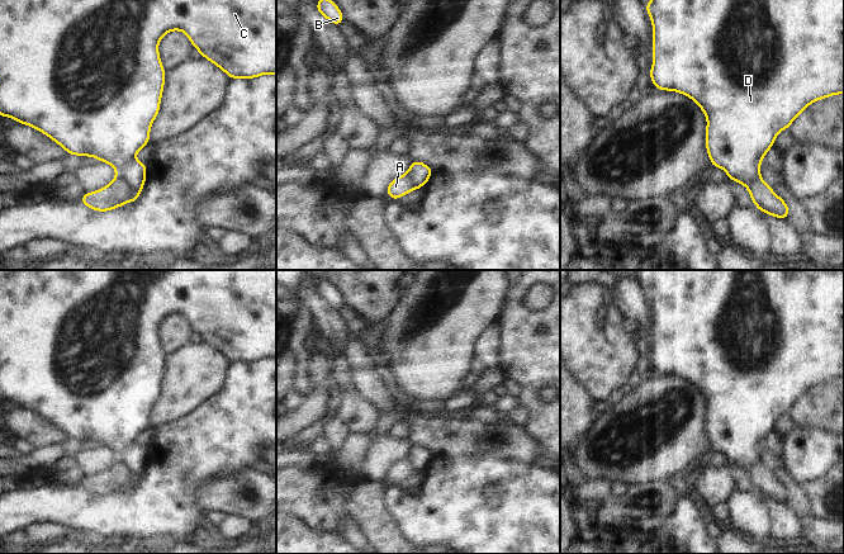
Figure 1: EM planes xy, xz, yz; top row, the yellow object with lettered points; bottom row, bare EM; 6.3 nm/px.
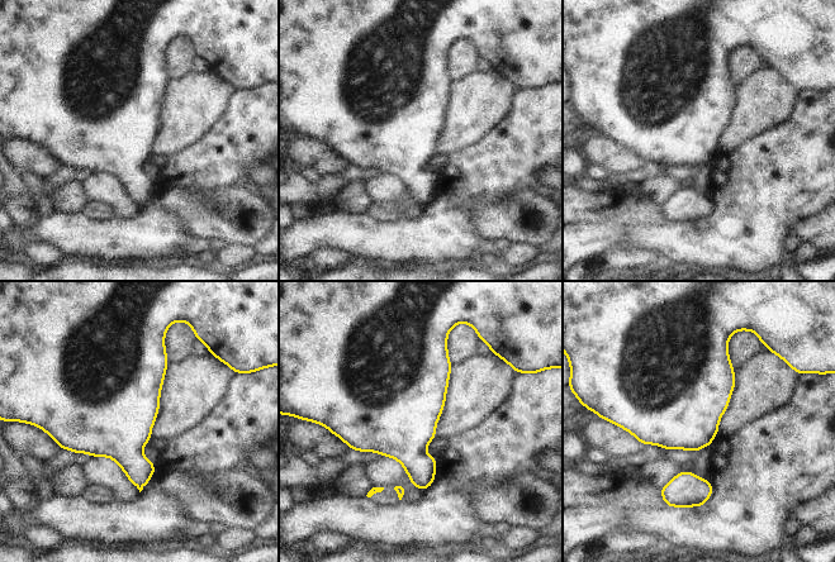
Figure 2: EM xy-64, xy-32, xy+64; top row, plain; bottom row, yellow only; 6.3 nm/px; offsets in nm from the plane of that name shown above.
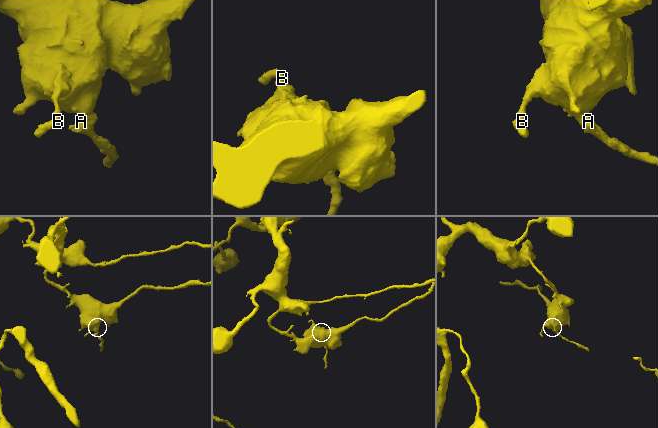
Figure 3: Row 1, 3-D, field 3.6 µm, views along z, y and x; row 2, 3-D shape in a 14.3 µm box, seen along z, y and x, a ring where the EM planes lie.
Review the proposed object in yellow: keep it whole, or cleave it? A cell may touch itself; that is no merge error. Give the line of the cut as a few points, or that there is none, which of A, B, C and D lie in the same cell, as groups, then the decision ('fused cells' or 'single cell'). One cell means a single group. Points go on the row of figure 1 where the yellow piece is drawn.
cut xy (117, 175), (132, 188), (140, 190); groups A / B C D; fused cells

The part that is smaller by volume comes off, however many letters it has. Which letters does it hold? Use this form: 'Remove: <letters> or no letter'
Remove: A

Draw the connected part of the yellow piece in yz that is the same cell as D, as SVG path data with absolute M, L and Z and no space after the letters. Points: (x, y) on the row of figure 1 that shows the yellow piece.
M650 0L645 5L651 22L653 22L653 70L648 71L654 86L660 91L670 90L687 95L703 110L707 118L706 128L706 150L711 160L712 167L721 167L726 171L729 180L739 181L748 189L753 183L762 179L759 166L767 151L774 147L774 138L777 134L788 129L791 123L807 108L811 103L819 99L826 99L835 94L844 94L844 0Z

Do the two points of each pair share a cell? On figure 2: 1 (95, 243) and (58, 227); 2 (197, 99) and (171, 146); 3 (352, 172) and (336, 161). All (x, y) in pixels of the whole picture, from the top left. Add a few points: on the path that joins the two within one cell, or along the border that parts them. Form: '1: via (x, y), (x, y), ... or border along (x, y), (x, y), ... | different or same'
1: via (86, 238), (67, 232) | same
2: via (189, 110), (174, 134) | same
3: border along (347, 165), (340, 172) | different

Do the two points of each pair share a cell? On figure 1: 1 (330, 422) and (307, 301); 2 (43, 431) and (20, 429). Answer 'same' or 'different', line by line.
1: different
2: same

